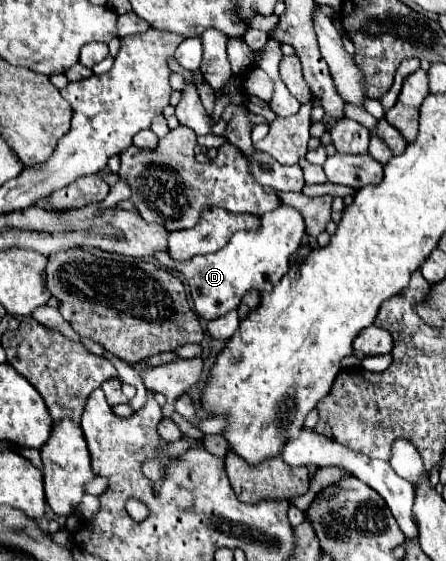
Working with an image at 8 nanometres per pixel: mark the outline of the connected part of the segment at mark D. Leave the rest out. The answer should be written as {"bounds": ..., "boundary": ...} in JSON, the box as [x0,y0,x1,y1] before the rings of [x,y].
{"bounds":[154,205,304,321],"boundary":[[[280,205],[272,213],[262,215],[262,225],[256,231],[240,231],[232,235],[230,243],[218,253],[196,255],[188,261],[172,261],[165,251],[157,251],[154,258],[160,265],[184,275],[194,301],[194,311],[200,319],[212,321],[224,317],[240,305],[246,291],[270,291],[288,271],[288,259],[298,249],[304,235],[302,213],[290,205]]]}

